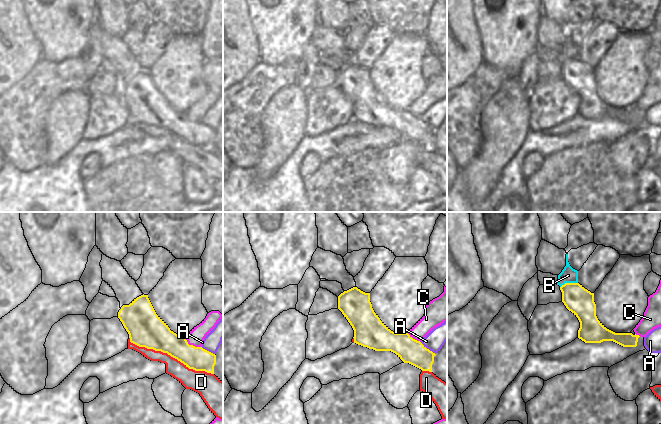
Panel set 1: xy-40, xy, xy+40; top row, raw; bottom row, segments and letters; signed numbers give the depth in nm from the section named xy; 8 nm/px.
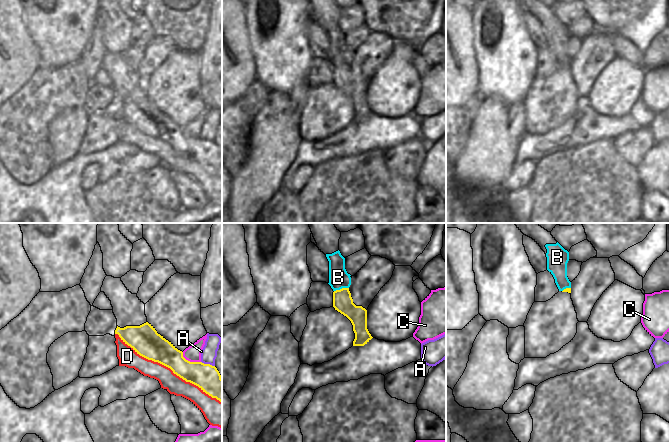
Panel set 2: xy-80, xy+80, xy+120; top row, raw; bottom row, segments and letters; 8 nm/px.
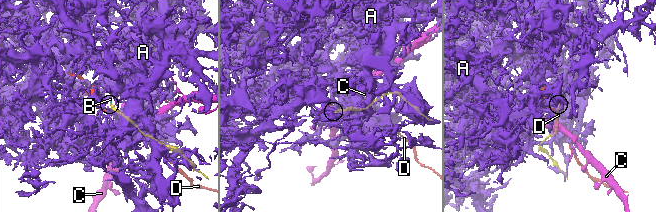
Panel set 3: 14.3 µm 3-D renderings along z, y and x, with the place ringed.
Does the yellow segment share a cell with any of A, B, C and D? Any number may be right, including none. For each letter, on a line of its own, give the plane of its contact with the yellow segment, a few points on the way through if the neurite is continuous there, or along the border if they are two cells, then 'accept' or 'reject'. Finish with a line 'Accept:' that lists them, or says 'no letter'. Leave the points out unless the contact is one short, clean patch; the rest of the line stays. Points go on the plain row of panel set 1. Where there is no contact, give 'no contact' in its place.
A: contact in xy; reject
B: contact in xy+40; way xy+40 (577, 75), (568, 59), (568, 51); accept
C: contact in xy-40; reject
D: contact in xy-40; reject
Accept: B

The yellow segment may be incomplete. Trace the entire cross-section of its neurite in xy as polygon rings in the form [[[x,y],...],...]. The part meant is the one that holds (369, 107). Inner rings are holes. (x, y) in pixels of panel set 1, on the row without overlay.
[[[353,63],[338,72],[338,85],[348,96],[354,106],[354,119],[375,127],[391,127],[404,139],[409,139],[422,147],[432,148],[435,129],[427,125],[420,117],[413,115],[408,109],[391,107],[378,93],[370,78],[370,69]]]

